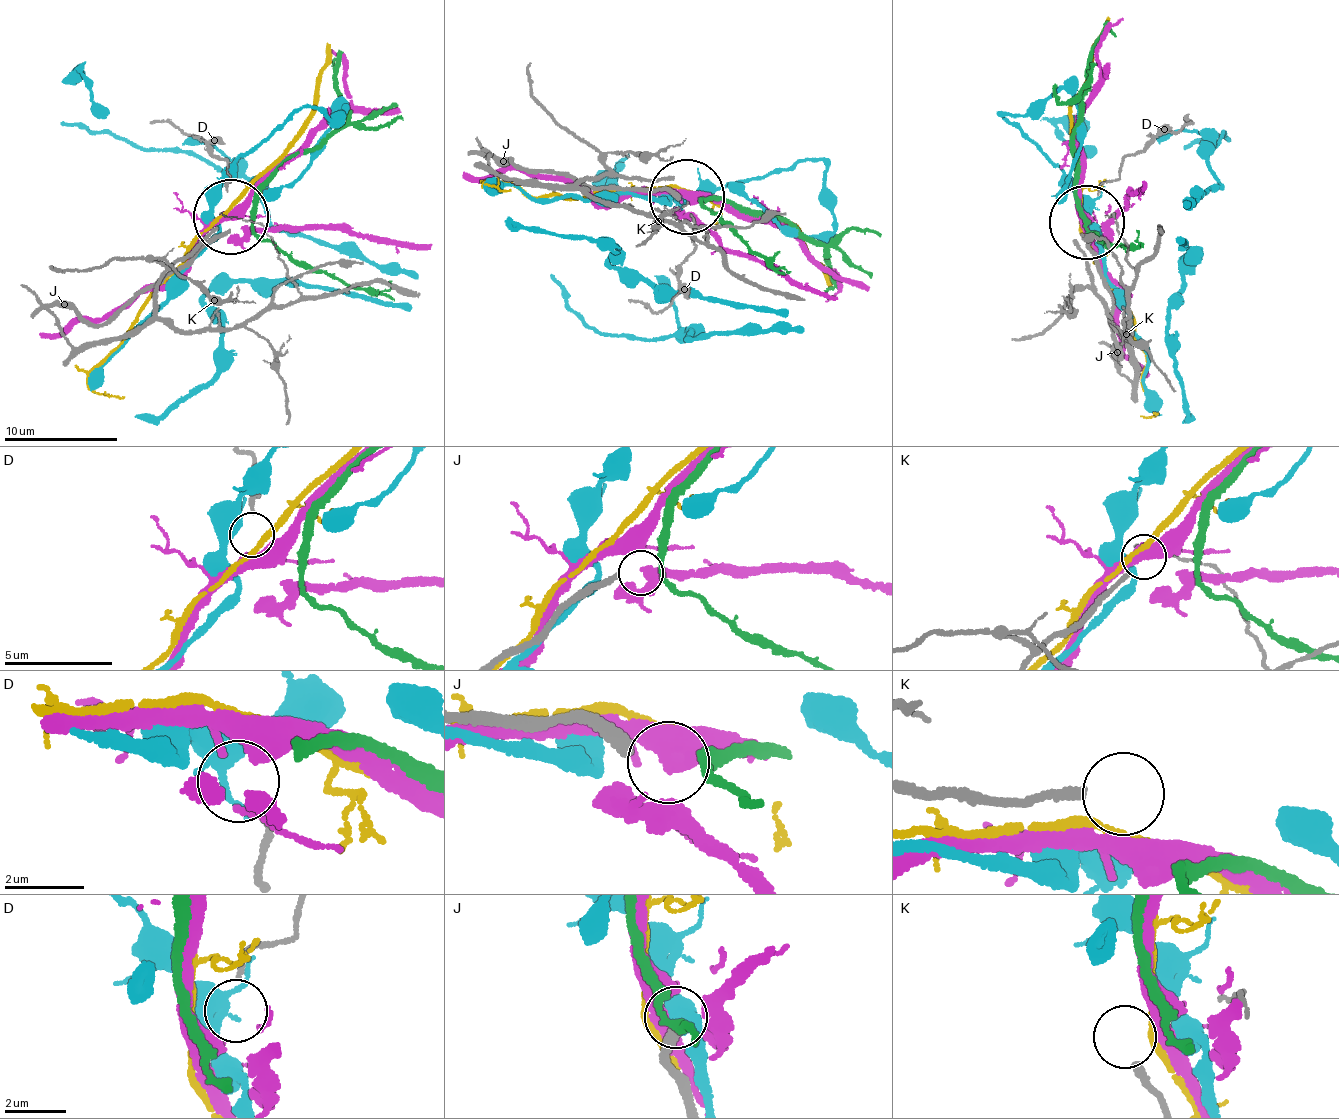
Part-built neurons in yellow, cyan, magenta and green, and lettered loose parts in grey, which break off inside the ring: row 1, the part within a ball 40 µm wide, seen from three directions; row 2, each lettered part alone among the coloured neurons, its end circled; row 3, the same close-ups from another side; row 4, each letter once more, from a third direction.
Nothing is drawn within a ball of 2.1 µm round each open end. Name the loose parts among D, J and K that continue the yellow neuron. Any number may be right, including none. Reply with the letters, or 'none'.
none

